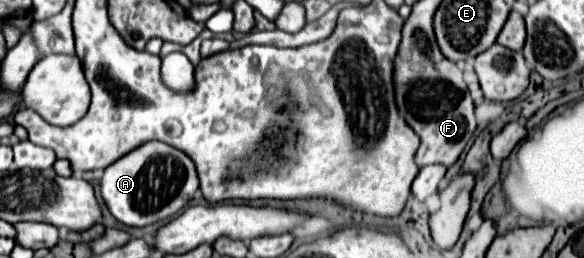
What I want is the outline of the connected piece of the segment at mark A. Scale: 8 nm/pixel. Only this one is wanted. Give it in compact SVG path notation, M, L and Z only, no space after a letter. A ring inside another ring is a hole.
M148 142L136 152L122 156L104 170L100 194L110 214L126 226L148 226L178 214L198 190L198 176L192 160L164 142Z

